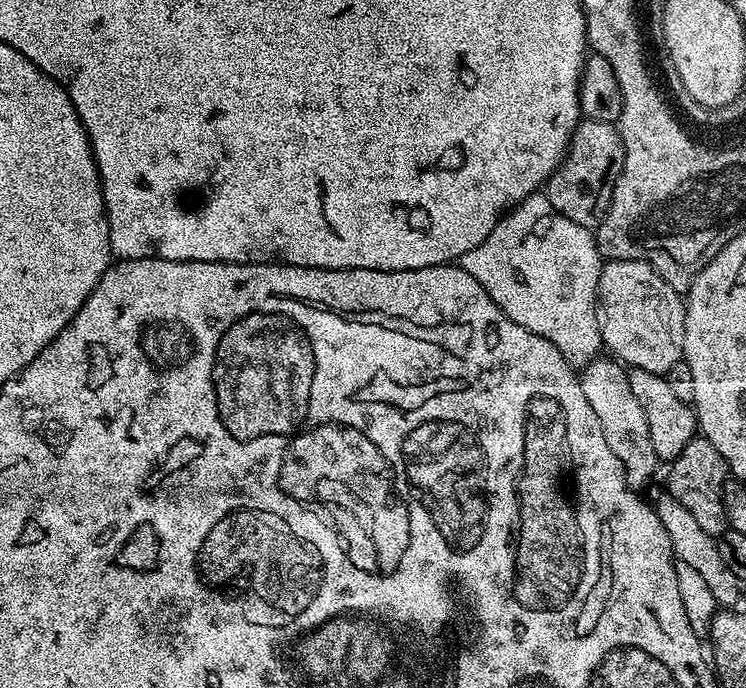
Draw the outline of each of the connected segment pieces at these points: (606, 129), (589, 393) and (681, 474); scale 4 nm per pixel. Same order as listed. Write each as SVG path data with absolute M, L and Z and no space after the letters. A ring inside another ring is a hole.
M581 119L563 160L554 169L546 185L550 206L554 206L558 214L566 214L570 222L578 222L578 226L595 230L610 206L612 191L623 165L624 143L619 127L616 124Z
M599 356L585 365L580 374L580 385L594 414L602 423L603 438L609 443L623 464L627 482L632 488L643 489L643 485L653 476L660 461L650 441L650 428L647 425L645 410L631 389L627 369L619 361L608 356Z
M703 434L696 435L686 442L686 450L678 454L676 460L667 465L668 488L667 495L672 496L691 516L706 530L706 534L717 537L728 528L728 519L724 509L724 483L730 479L728 463L718 454L714 442L710 442Z

